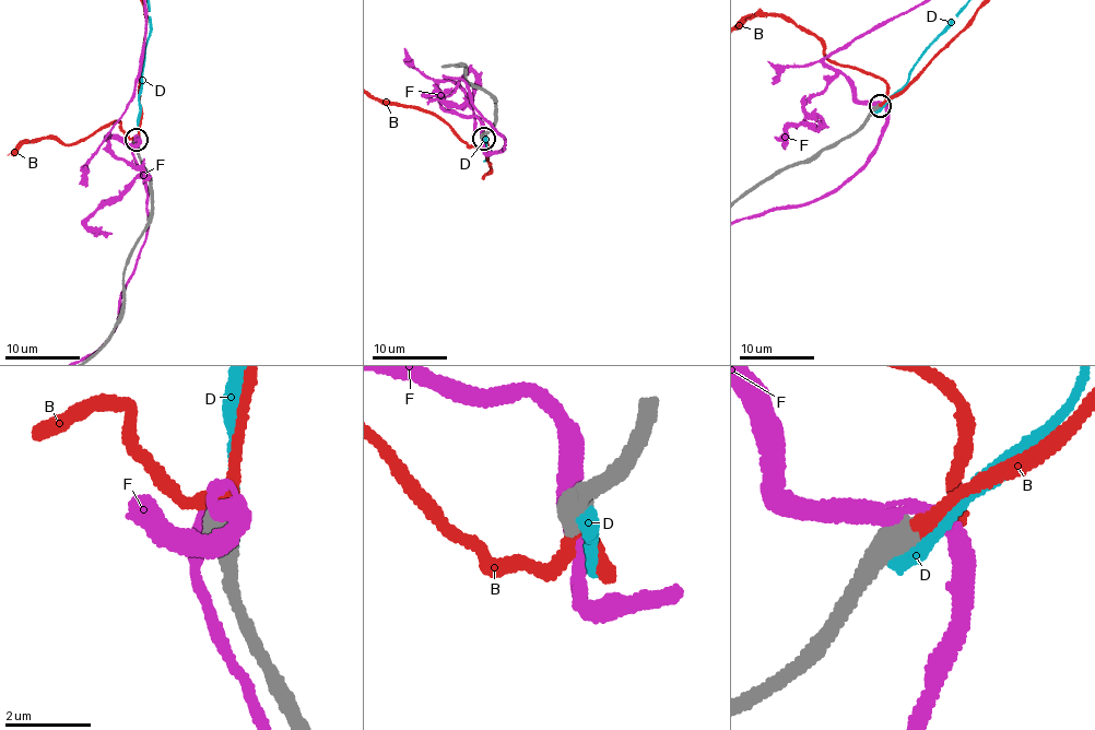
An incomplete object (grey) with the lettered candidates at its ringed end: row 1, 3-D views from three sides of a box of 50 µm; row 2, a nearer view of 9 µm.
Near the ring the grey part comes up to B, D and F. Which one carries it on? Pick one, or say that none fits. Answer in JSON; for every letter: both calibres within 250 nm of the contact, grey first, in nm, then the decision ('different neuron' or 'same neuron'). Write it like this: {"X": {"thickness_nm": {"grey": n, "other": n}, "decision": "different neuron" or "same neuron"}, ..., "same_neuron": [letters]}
{"B": {"thickness_nm": {"grey": 650, "other": 360}, "decision": "same neuron"}, "D": {"thickness_nm": {"grey": 750, "other": 400}, "decision": "different neuron"}, "F": {"thickness_nm": {"grey": 700, "other": 360}, "decision": "different neuron"}, "same_neuron": ["B"]}

